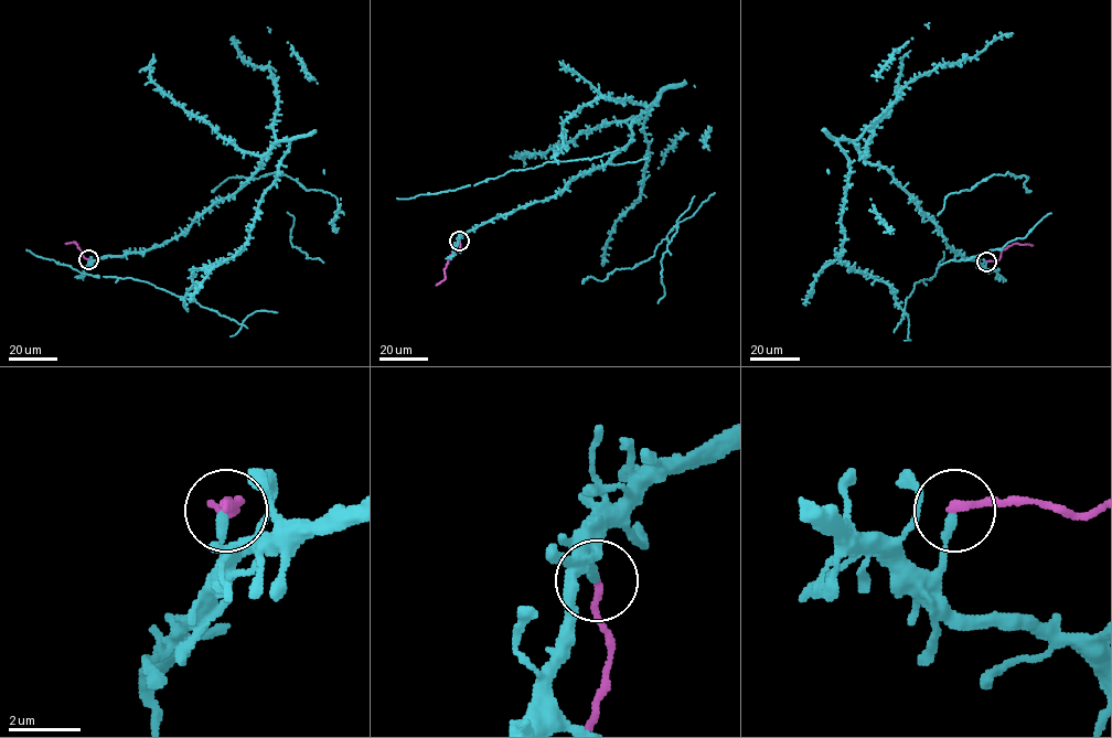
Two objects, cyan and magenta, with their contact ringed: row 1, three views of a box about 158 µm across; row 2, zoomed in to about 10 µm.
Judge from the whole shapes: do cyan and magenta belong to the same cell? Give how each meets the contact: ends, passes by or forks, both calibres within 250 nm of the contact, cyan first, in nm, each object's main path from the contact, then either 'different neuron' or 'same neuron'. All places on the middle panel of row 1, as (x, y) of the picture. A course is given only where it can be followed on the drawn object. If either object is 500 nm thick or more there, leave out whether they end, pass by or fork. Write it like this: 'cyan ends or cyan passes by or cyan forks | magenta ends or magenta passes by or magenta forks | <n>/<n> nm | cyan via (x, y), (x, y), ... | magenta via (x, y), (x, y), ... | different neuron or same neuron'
cyan ends | magenta ends | 240/220 nm | cyan via (459, 241), (603, 167), (660, 95), (649, 106), (599, 96), (579, 107), (552, 161), (397, 198) | magenta via (459, 241), (459, 249), (450, 255), (444, 269), (445, 278), (436, 285) | different neuron

